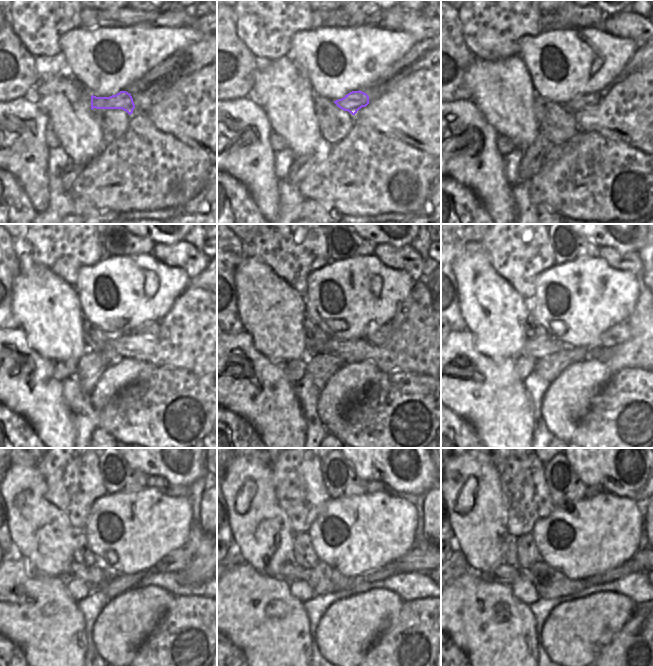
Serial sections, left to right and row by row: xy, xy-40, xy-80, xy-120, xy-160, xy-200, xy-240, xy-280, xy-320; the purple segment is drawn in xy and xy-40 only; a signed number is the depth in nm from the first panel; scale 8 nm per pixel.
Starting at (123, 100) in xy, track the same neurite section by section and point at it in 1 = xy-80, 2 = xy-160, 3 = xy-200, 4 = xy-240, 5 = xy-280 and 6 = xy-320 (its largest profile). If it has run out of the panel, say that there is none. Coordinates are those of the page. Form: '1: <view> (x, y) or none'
1: xy-80 (580, 101)
2: xy-160 (377, 335)
3: xy-200 (619, 333)
4: xy-240 (178, 560)
5: xy-280 (416, 560)
6: xy-320 (644, 558)

